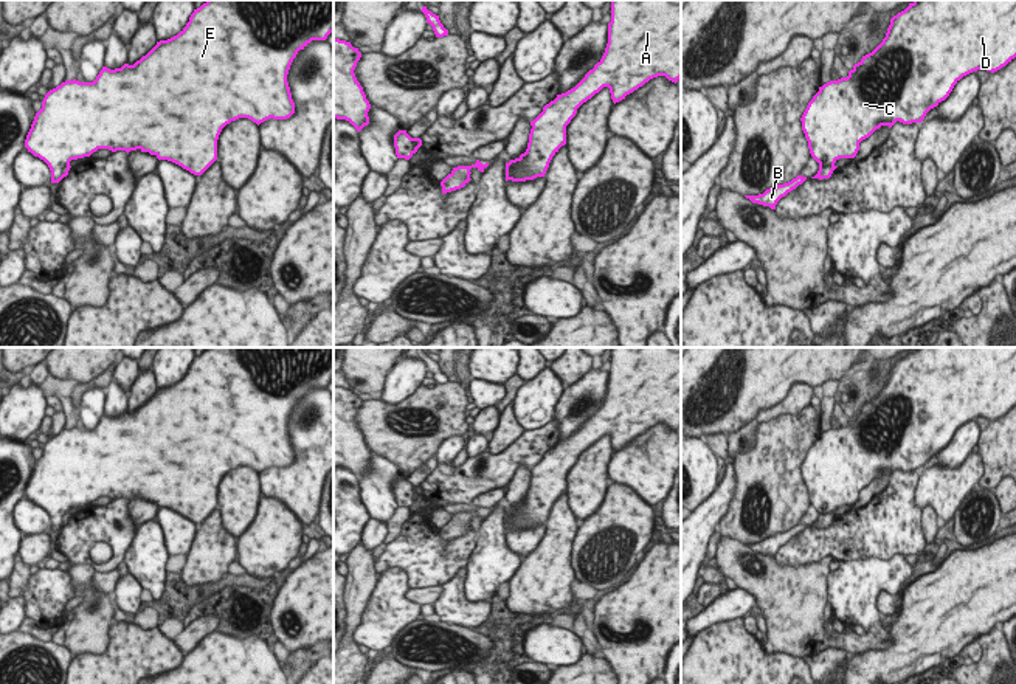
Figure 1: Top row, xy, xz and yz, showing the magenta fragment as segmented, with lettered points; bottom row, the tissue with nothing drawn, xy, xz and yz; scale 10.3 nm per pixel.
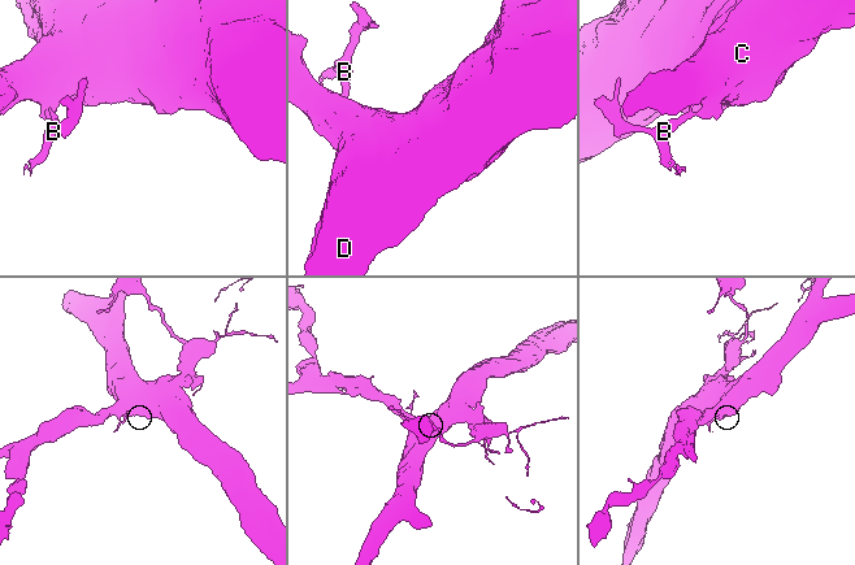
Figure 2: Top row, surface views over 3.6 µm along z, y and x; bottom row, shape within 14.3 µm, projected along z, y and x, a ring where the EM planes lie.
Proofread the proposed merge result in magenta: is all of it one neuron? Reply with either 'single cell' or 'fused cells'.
fused cells

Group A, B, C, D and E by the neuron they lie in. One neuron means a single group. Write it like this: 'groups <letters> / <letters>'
groups A C D E / B

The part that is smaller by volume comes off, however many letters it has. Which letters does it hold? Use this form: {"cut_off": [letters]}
{"cut_off": ["B"]}

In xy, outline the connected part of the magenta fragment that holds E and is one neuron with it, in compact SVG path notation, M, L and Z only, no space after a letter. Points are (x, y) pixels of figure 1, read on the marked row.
M208 0L200 8L194 9L189 22L177 36L157 42L157 45L133 65L124 64L121 68L115 70L102 67L93 82L79 82L73 79L50 90L42 101L42 109L34 116L25 140L25 147L48 164L51 183L60 181L60 172L67 163L90 157L98 149L109 149L112 152L126 150L127 154L140 149L141 152L155 155L158 160L172 161L194 175L202 175L217 160L219 135L231 121L248 118L259 126L270 118L287 119L295 113L295 102L287 82L290 65L299 50L304 50L312 40L326 40L330 33L333 33L333 0Z

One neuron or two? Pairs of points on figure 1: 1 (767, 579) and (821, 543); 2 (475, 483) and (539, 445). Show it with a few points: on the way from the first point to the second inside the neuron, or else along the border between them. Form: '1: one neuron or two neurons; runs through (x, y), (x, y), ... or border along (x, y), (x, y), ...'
1: two neurons; border along (824, 556), (801, 563), (779, 563), (774, 559)
2: one neuron; runs through (490, 472), (500, 469), (515, 453), (523, 450)

